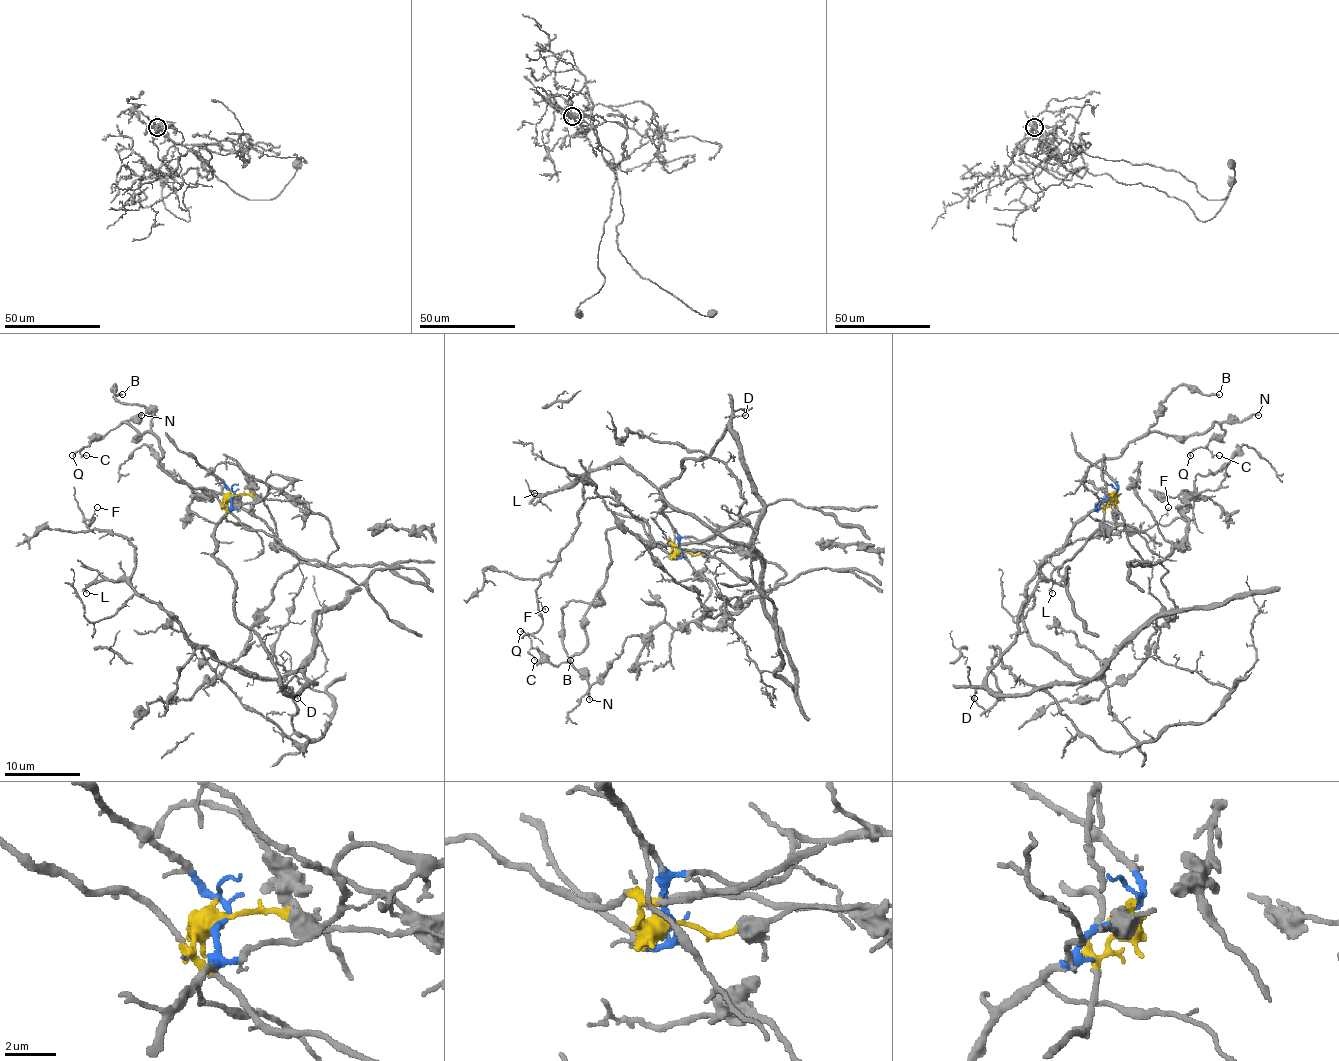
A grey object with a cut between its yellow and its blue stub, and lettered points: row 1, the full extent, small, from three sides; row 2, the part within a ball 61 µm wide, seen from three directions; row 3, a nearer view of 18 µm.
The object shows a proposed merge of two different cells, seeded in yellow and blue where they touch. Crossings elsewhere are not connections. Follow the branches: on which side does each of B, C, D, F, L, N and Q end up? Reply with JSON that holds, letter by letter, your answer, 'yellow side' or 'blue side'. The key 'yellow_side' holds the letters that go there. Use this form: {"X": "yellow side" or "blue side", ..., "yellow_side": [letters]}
{"B": "yellow side", "C": "yellow side", "D": "blue side", "F": "blue side", "L": "blue side", "N": "yellow side", "Q": "yellow side", "yellow_side": ["B", "C", "N", "Q"]}

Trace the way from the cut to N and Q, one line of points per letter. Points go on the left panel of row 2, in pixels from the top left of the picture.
N: (233, 497), (223, 506), (164, 472), (159, 440), (149, 432), (136, 436), (123, 423), (142, 415)
Q: (233, 497), (223, 506), (164, 472), (159, 440), (149, 432), (136, 436), (125, 423), (72, 455)

